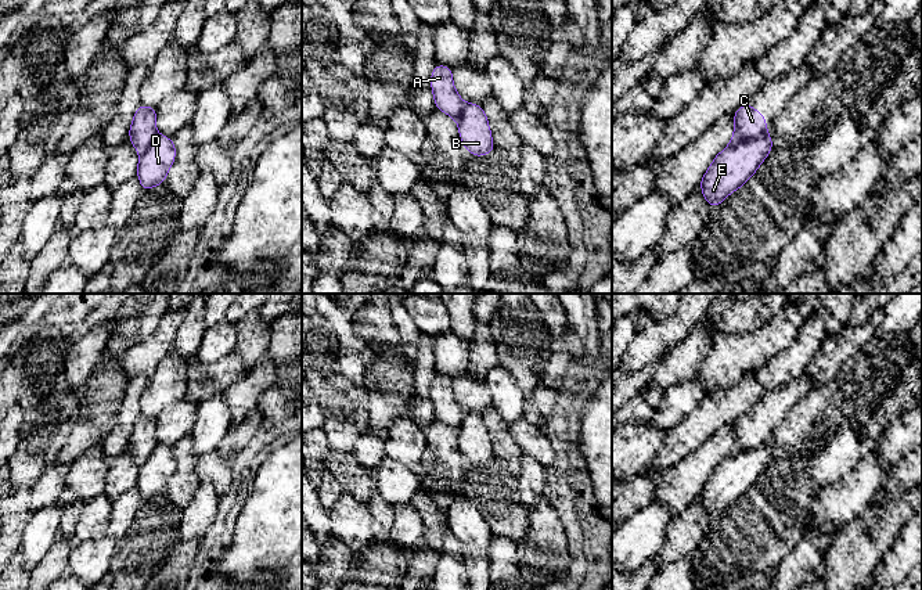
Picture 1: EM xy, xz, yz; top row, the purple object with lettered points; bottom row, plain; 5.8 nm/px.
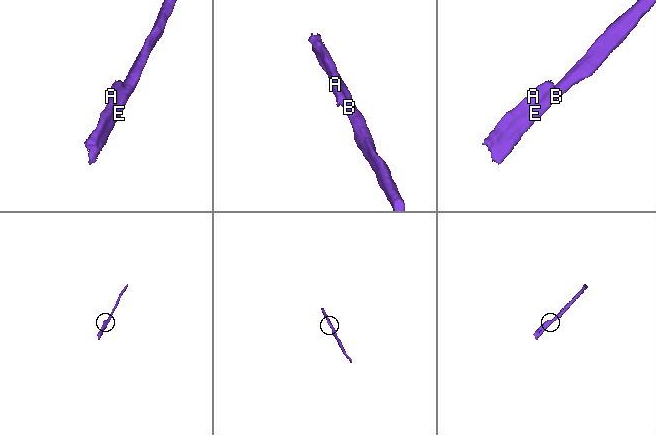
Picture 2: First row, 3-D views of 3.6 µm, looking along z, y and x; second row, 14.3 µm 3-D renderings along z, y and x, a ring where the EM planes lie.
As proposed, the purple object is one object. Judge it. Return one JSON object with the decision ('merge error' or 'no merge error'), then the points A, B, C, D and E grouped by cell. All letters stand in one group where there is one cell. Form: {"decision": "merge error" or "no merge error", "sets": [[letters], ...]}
{"decision": "merge error", "sets": [["A", "C"], ["B", "D", "E"]]}

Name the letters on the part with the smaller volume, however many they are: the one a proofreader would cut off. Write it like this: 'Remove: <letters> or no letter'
Remove: A, C

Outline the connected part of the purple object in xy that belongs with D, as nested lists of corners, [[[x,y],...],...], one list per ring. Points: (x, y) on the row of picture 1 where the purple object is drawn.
[[[156,134],[148,150],[140,154],[137,179],[143,191],[165,183],[168,172],[176,159],[176,147],[172,138]]]

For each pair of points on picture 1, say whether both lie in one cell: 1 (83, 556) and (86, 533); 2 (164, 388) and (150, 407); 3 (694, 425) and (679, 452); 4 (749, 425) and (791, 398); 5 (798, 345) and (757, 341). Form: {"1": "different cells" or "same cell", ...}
{"1": "different cells", "2": "same cell", "3": "same cell", "4": "same cell", "5": "different cells"}

